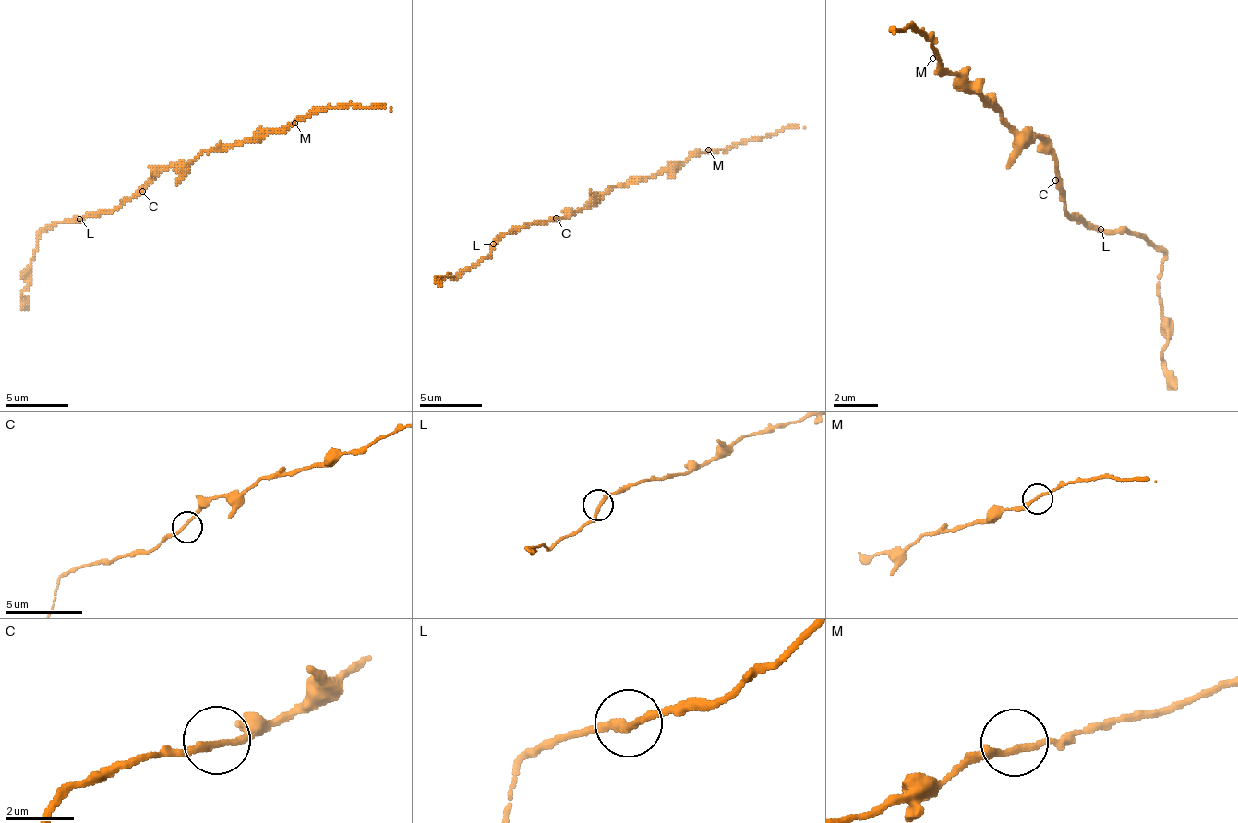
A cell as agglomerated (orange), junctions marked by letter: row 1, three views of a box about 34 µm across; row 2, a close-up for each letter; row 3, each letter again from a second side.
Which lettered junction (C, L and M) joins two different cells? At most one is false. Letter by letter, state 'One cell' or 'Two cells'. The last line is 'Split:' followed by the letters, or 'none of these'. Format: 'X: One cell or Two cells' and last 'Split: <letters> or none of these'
C: One cell
L: Two cells
M: One cell
Split: L

